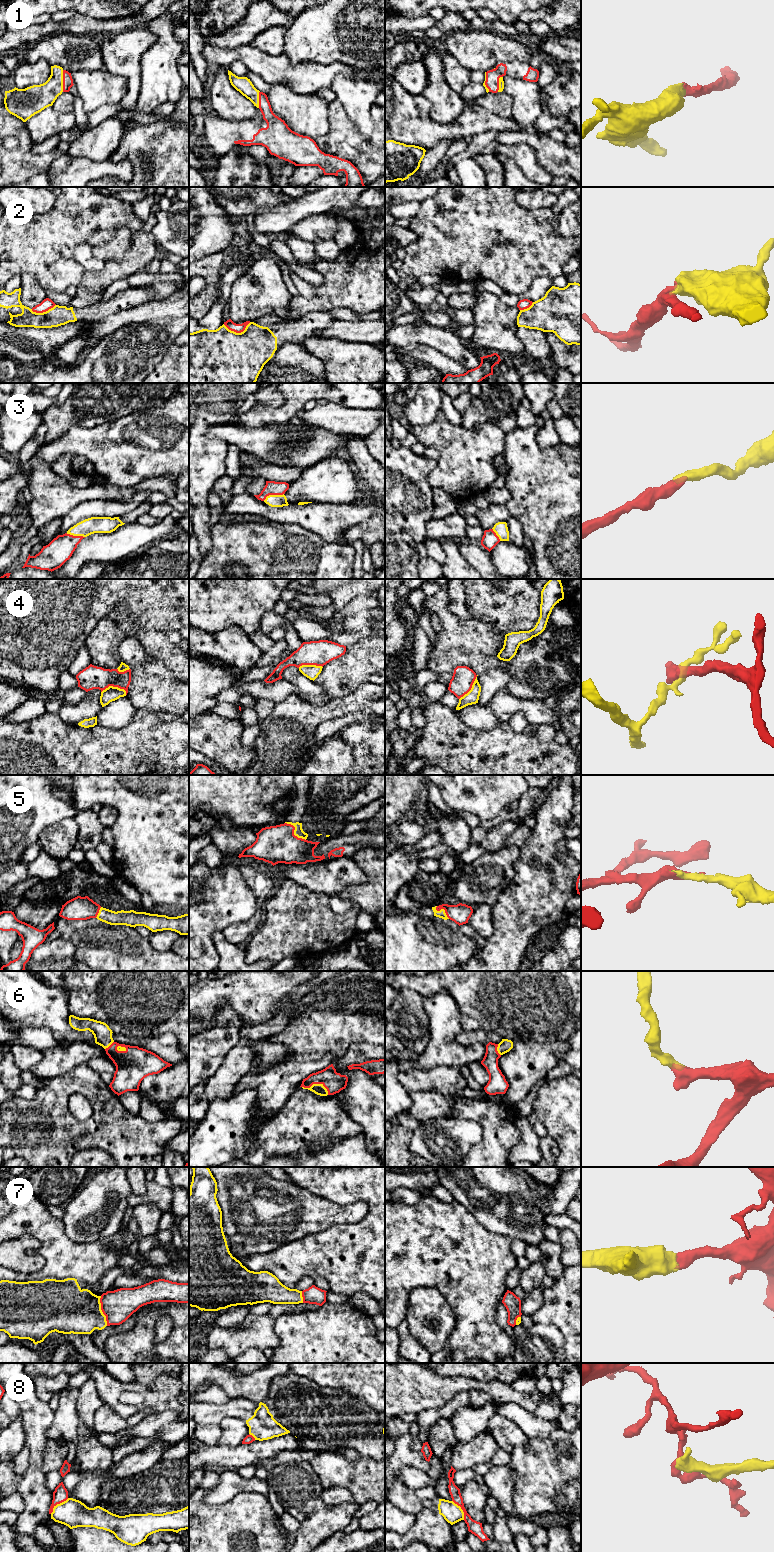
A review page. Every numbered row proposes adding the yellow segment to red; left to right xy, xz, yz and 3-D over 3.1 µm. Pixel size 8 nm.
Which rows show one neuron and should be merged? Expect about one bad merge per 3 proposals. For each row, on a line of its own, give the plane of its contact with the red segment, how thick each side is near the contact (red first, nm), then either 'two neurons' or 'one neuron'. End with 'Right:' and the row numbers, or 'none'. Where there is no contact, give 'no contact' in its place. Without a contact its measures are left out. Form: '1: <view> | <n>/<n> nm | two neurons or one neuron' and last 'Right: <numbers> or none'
1: xy | 80/200 nm | one neuron
2: xz | 80/500 nm | two neurons
3: xz | 110/100 nm | one neuron
4: xy | 190/120 nm | two neurons
5: xz | 300/70 nm | one neuron
6: xz | 170/90 nm | one neuron
7: xy | 260/360 nm | one neuron
8: xy | 120/220 nm | two neurons
Right: 1, 3, 5, 6, 7

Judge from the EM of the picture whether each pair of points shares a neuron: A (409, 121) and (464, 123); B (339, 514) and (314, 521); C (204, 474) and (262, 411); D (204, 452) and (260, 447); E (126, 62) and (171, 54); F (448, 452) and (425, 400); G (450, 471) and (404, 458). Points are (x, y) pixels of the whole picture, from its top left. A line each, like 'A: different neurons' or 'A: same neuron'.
A: same neuron
B: same neuron
C: different neurons
D: different neurons
E: different neurons
F: different neurons
G: different neurons

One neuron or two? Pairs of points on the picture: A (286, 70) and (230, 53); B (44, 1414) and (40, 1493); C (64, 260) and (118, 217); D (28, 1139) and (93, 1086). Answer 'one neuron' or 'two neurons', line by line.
A: one neuron
B: one neuron
C: one neuron
D: one neuron

